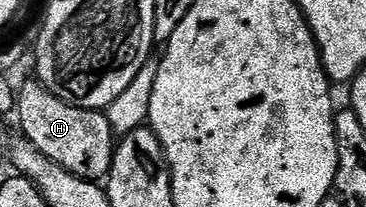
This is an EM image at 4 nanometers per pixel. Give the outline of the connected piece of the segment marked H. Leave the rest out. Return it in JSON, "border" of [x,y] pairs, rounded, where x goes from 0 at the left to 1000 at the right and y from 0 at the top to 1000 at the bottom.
{"border":[[[85,382],[44,469],[44,570],[57,657],[120,729],[142,787],[197,826],[219,865],[276,879],[298,855],[317,715],[317,647],[287,541],[208,517],[142,459],[98,382]]]}

